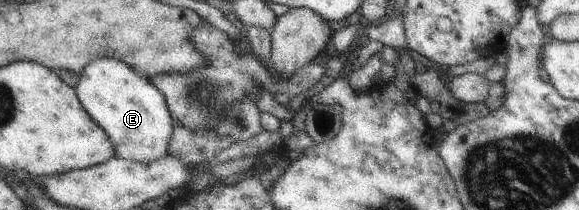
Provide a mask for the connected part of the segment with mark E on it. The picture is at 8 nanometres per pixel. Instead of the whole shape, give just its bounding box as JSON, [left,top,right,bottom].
[74,58,173,164]

